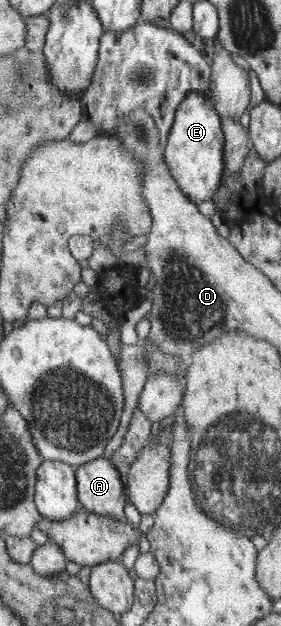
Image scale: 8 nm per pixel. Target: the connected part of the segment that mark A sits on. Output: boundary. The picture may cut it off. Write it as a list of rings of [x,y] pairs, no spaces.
[[[103,457],[77,468],[79,501],[87,511],[127,521],[125,486],[119,468]]]

